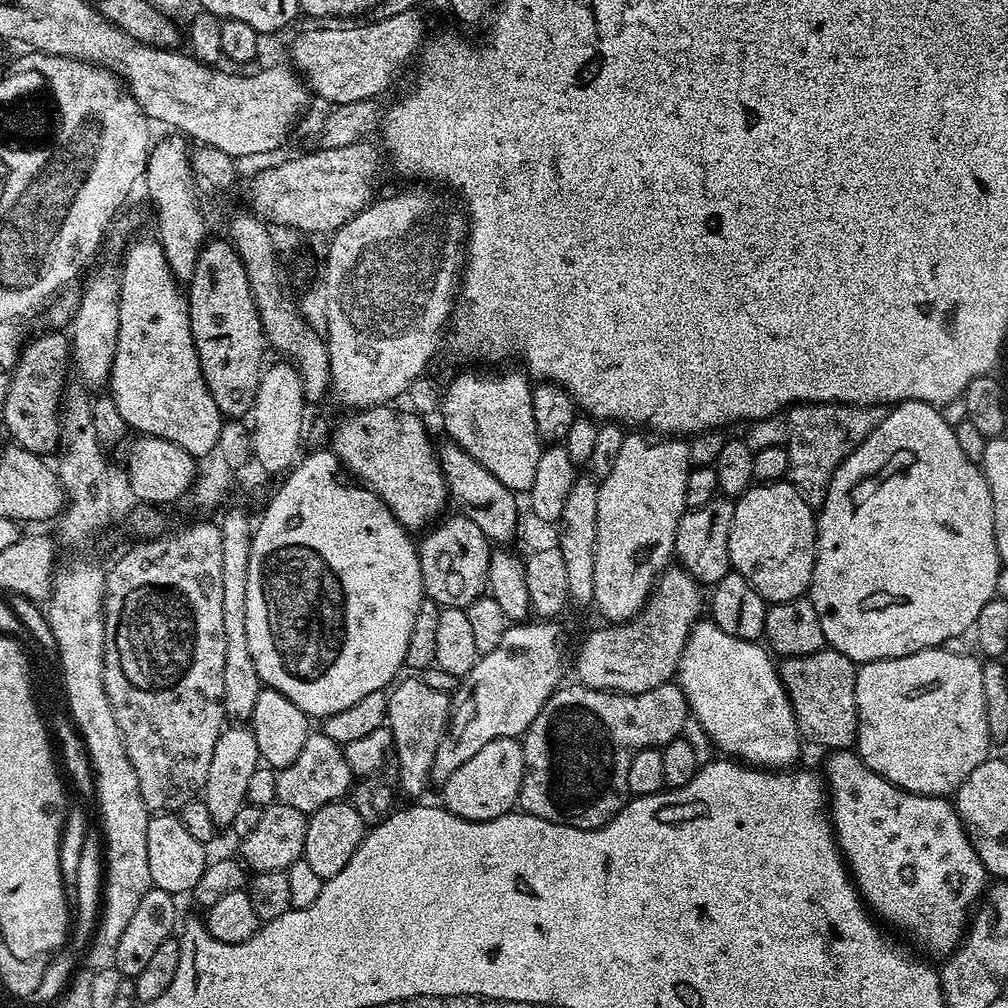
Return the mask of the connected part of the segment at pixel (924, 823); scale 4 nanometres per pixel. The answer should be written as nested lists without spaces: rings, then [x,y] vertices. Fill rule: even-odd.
[[[836,750],[829,756],[826,792],[830,797],[830,823],[861,900],[877,917],[881,916],[885,925],[893,924],[917,940],[929,957],[947,957],[959,944],[990,880],[962,826],[955,803],[943,796],[919,796],[894,786],[874,774],[855,751]]]

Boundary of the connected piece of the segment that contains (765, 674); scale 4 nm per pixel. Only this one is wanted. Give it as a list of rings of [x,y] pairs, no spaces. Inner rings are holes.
[[[701,618],[697,620],[696,625],[692,627],[690,634],[686,638],[685,651],[680,655],[680,665],[676,667],[675,679],[678,681],[680,689],[684,691],[684,697],[688,699],[689,713],[694,717],[694,720],[697,720],[704,727],[705,734],[724,751],[721,753],[727,754],[729,757],[735,758],[745,765],[755,766],[761,770],[784,770],[791,765],[788,763],[794,761],[799,756],[802,737],[798,730],[798,722],[794,718],[794,710],[788,697],[788,691],[786,691],[784,684],[780,681],[777,665],[774,663],[769,649],[764,646],[759,648],[760,646],[757,641],[734,638],[730,634],[726,634],[711,618]]]

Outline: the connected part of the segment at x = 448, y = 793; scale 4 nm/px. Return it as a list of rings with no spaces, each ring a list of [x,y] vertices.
[[[507,736],[494,738],[494,742],[486,742],[470,762],[462,762],[450,778],[443,781],[443,807],[453,812],[458,818],[466,818],[474,822],[486,822],[494,818],[502,818],[517,807],[520,798],[520,787],[524,777],[524,745],[519,739]]]

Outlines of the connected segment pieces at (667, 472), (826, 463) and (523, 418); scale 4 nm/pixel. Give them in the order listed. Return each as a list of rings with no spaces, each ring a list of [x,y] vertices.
[[[625,435],[614,468],[599,481],[598,538],[594,550],[592,604],[608,622],[632,620],[642,611],[644,603],[652,594],[652,589],[656,587],[660,573],[669,567],[673,559],[678,522],[686,511],[686,478],[690,471],[688,440],[643,435]]]
[[[798,404],[787,409],[788,443],[786,447],[790,466],[786,479],[794,486],[794,490],[798,490],[798,494],[802,494],[802,502],[806,502],[806,506],[810,506],[813,510],[823,507],[826,490],[842,461],[880,425],[882,418],[886,418],[888,414],[889,409],[883,404]]]
[[[523,371],[496,372],[491,376],[484,372],[464,372],[456,376],[442,392],[442,403],[439,415],[444,415],[444,428],[448,431],[447,439],[453,444],[462,446],[470,458],[474,458],[502,482],[512,492],[524,494],[534,482],[534,472],[542,451],[542,441],[534,426],[534,410],[532,409],[533,385]]]

